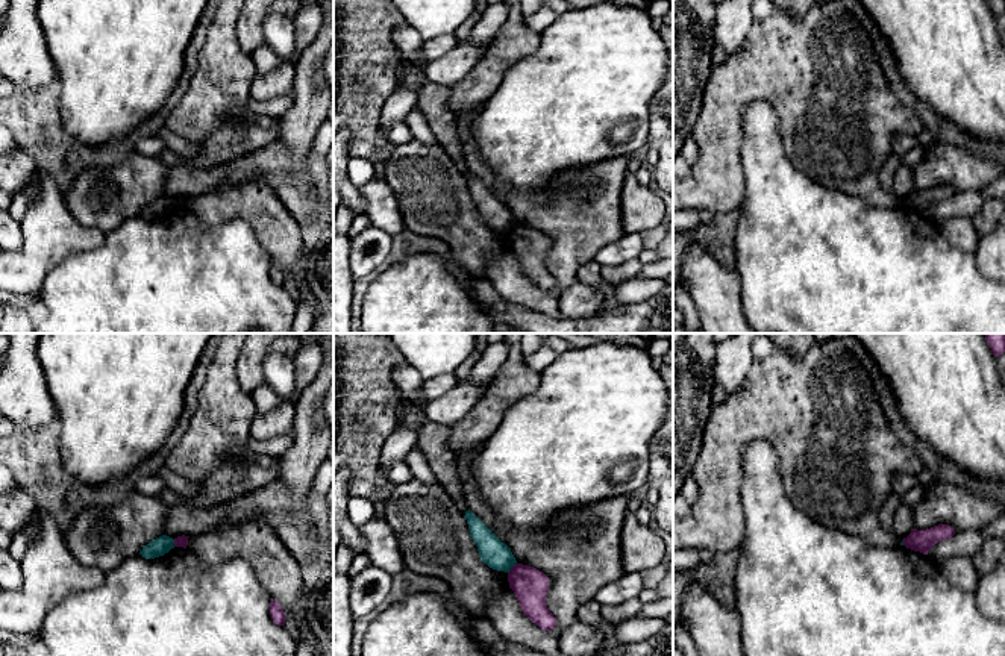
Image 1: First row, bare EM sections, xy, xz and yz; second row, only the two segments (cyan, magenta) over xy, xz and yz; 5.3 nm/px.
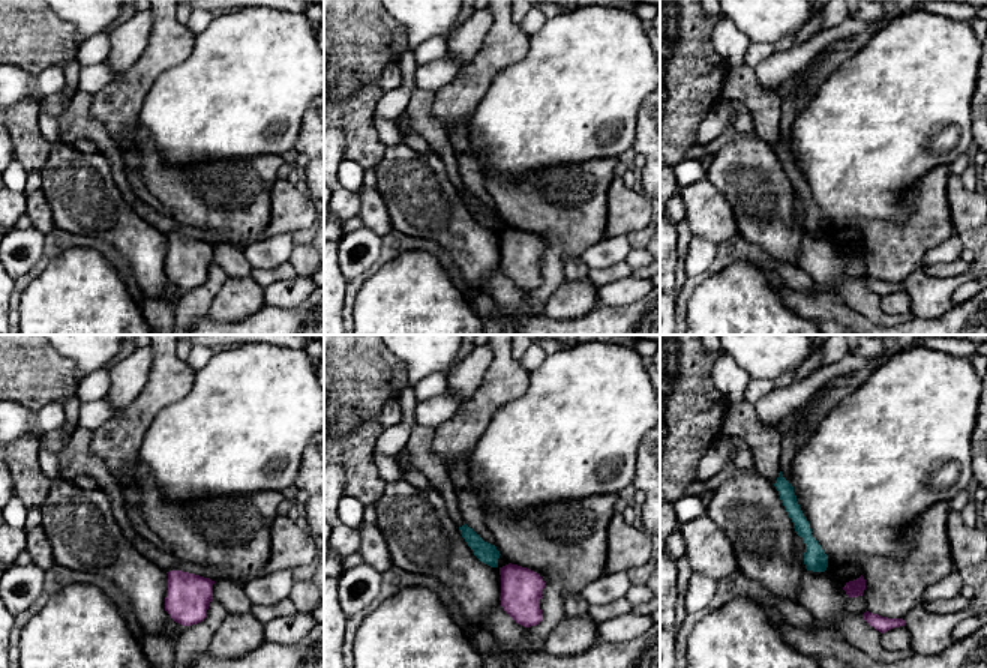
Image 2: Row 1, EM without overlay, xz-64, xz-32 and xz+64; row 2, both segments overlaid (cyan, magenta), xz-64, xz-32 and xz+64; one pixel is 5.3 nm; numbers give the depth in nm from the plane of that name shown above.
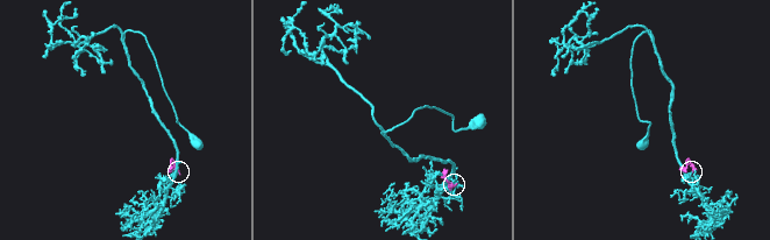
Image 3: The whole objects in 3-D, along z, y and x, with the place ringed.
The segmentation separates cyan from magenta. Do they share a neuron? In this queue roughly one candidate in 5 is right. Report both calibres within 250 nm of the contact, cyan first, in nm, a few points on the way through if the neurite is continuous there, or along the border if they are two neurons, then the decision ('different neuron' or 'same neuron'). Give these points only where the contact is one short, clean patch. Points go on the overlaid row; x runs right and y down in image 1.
150/190 nm | along xz (516, 562), (508, 573) | different neuron

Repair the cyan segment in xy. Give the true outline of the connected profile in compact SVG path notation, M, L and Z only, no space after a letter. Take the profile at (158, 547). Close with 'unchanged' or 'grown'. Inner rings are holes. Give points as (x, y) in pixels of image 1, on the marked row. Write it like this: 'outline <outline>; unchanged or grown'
outline M162 535L144 545L139 554L146 559L155 559L164 556L171 548L174 548L174 539L167 535Z; unchanged

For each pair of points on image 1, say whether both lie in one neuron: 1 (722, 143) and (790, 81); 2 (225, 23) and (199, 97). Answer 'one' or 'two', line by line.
1: one
2: one

